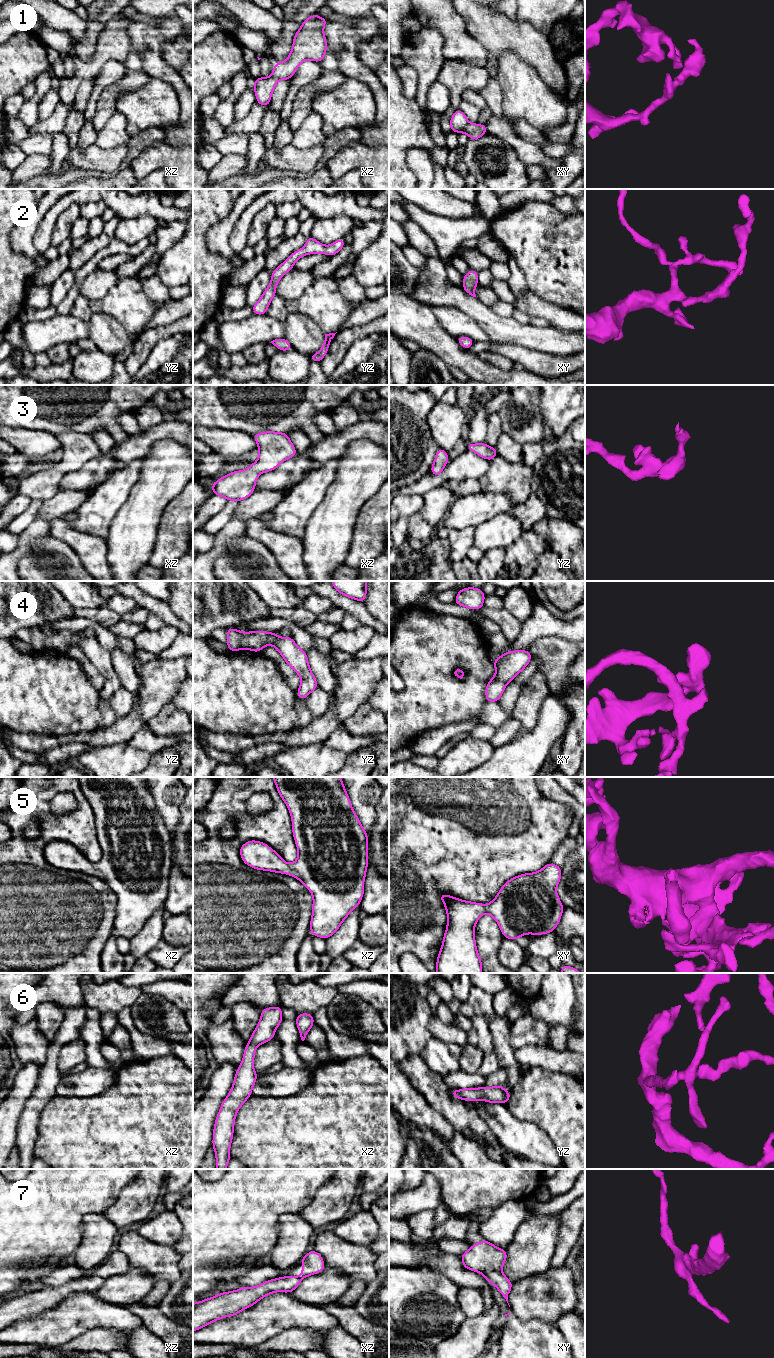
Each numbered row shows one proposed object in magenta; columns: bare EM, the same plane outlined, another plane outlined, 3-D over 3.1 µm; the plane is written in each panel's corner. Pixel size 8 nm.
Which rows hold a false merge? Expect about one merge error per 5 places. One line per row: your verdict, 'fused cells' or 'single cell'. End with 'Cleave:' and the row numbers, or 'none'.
1: single cell
2: single cell
3: single cell
4: single cell
5: single cell
6: single cell
7: single cell
Cleave: none

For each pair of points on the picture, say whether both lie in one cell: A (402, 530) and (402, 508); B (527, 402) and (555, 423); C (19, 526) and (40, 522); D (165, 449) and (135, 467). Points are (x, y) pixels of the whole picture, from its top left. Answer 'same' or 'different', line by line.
A: same
B: different
C: different
D: different

